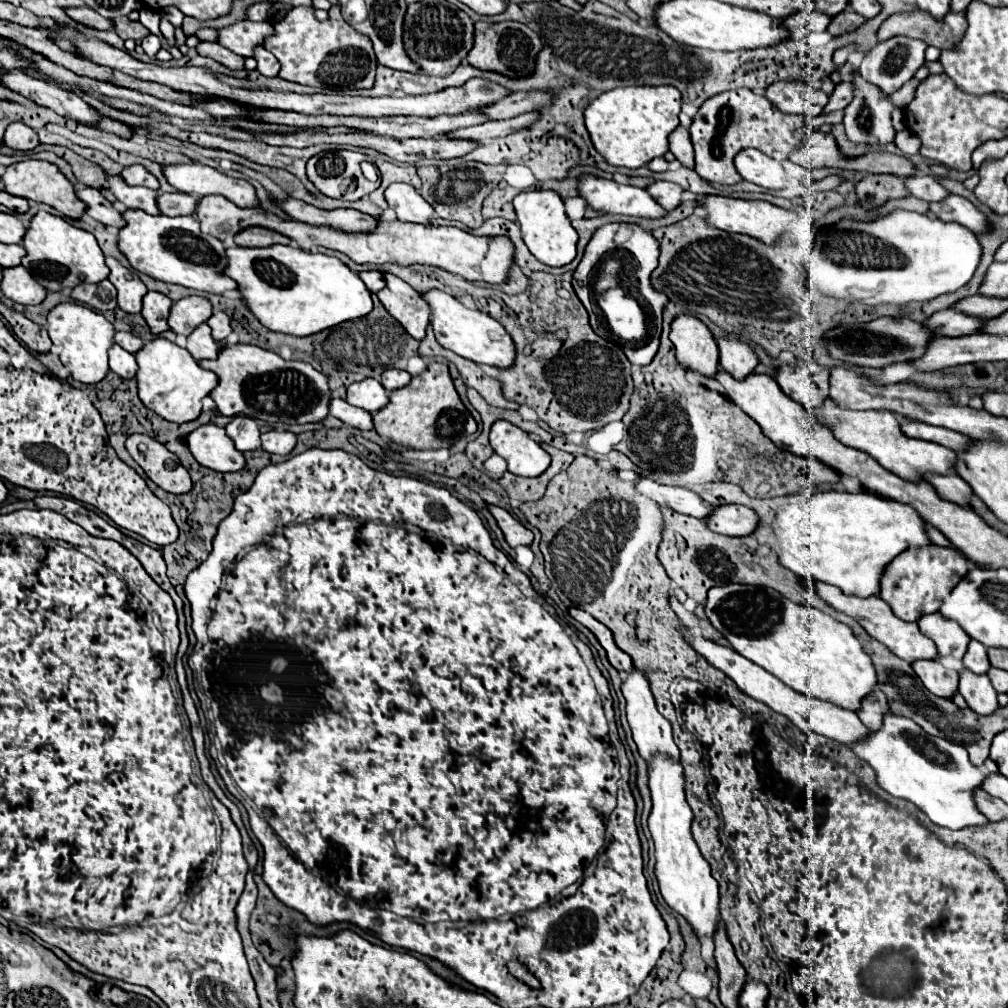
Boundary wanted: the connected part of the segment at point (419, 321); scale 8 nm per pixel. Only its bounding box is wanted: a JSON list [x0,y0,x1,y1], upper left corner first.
[378,272,430,340]

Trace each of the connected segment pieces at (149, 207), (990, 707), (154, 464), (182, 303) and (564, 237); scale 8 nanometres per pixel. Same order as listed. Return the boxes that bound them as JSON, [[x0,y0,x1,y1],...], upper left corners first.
[[106,174,160,214],[960,668,998,716],[126,434,192,494],[168,296,212,336],[514,190,578,266]]

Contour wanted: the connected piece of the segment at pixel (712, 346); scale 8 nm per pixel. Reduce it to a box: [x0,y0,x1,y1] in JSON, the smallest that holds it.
[670,316,718,378]

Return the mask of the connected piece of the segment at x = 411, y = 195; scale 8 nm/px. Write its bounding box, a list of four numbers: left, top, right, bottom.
[386,184,434,226]

